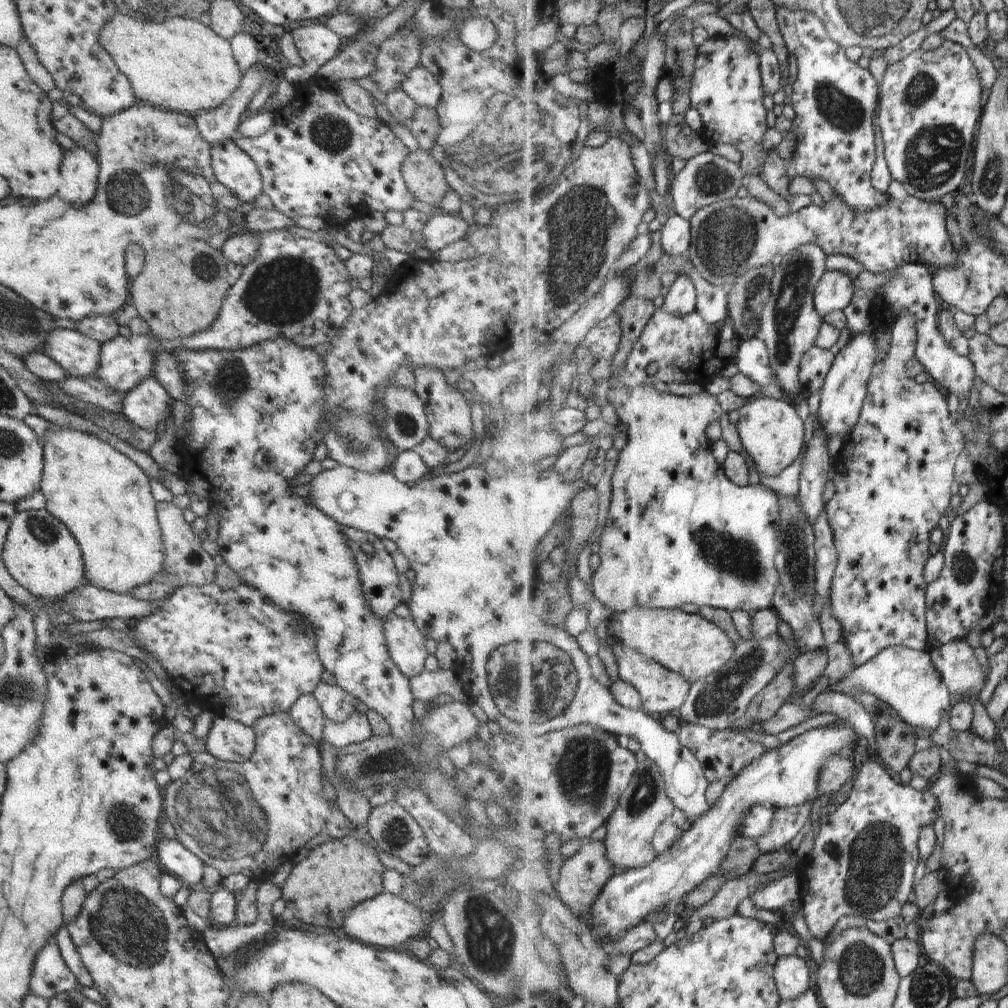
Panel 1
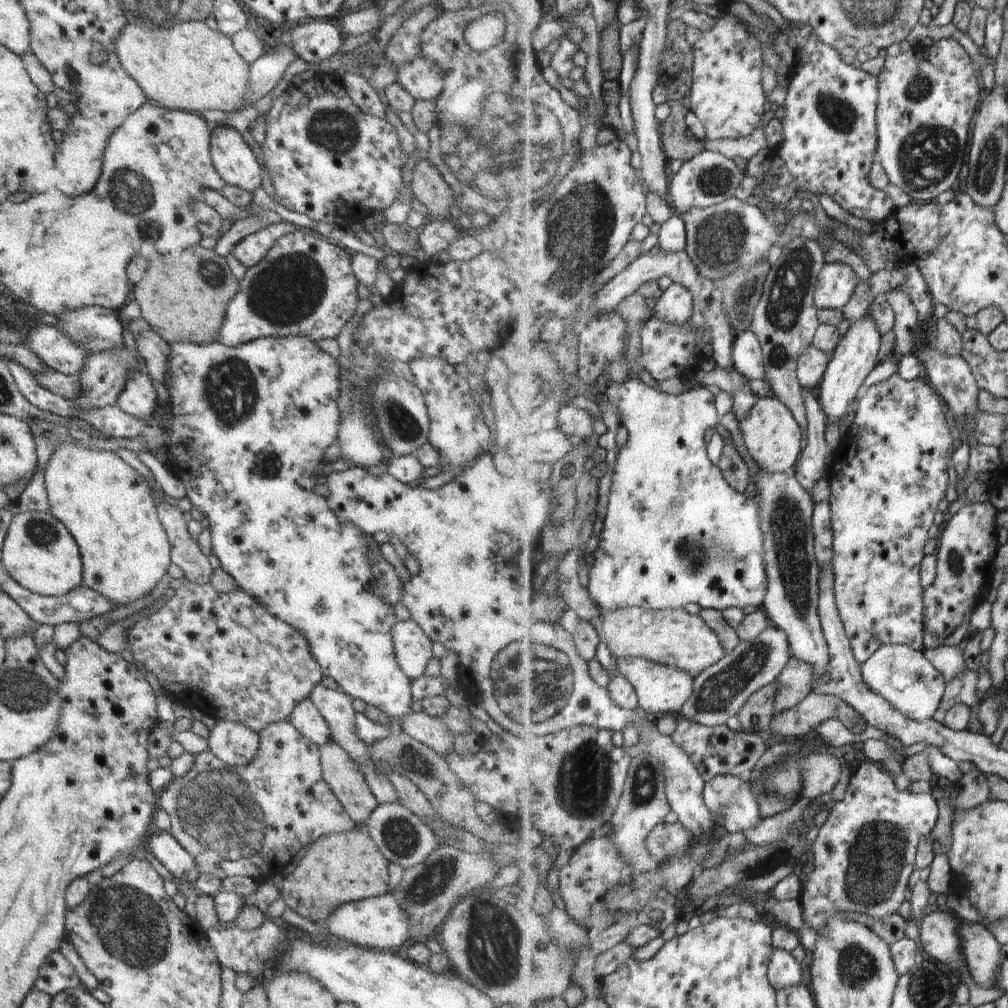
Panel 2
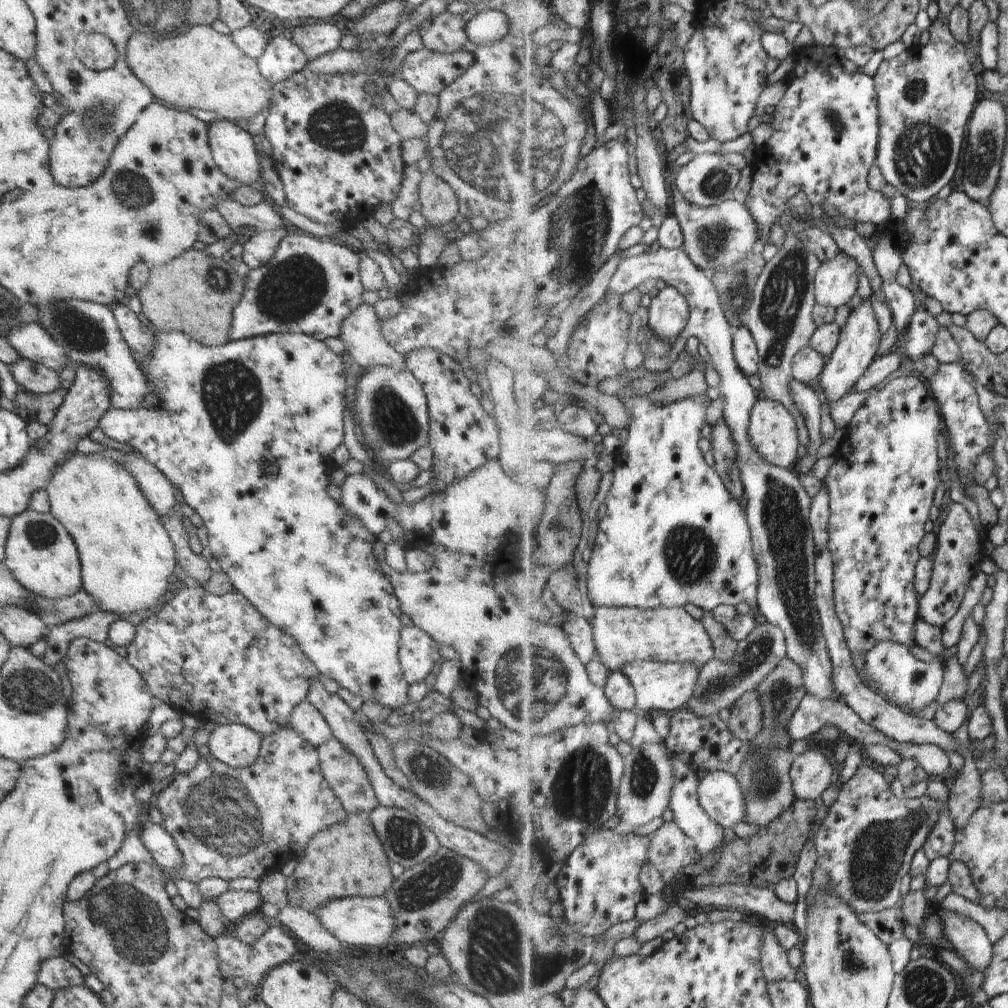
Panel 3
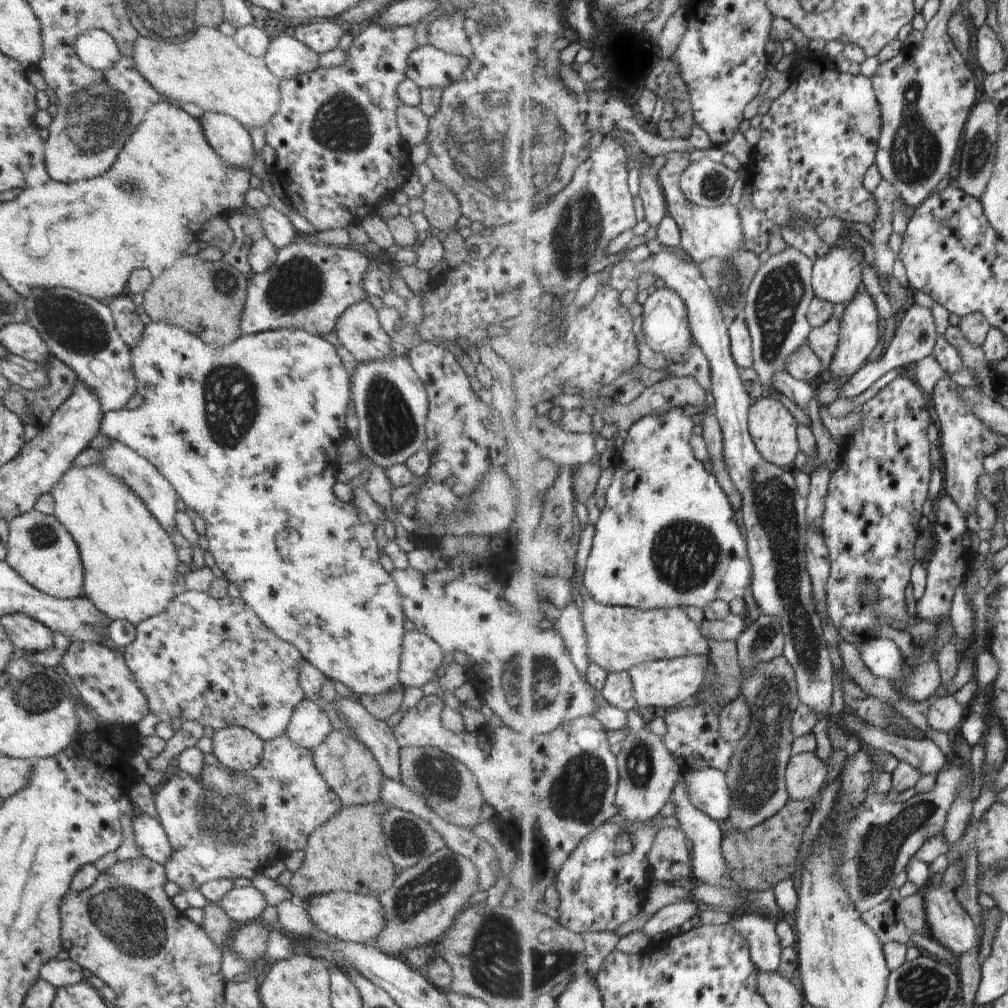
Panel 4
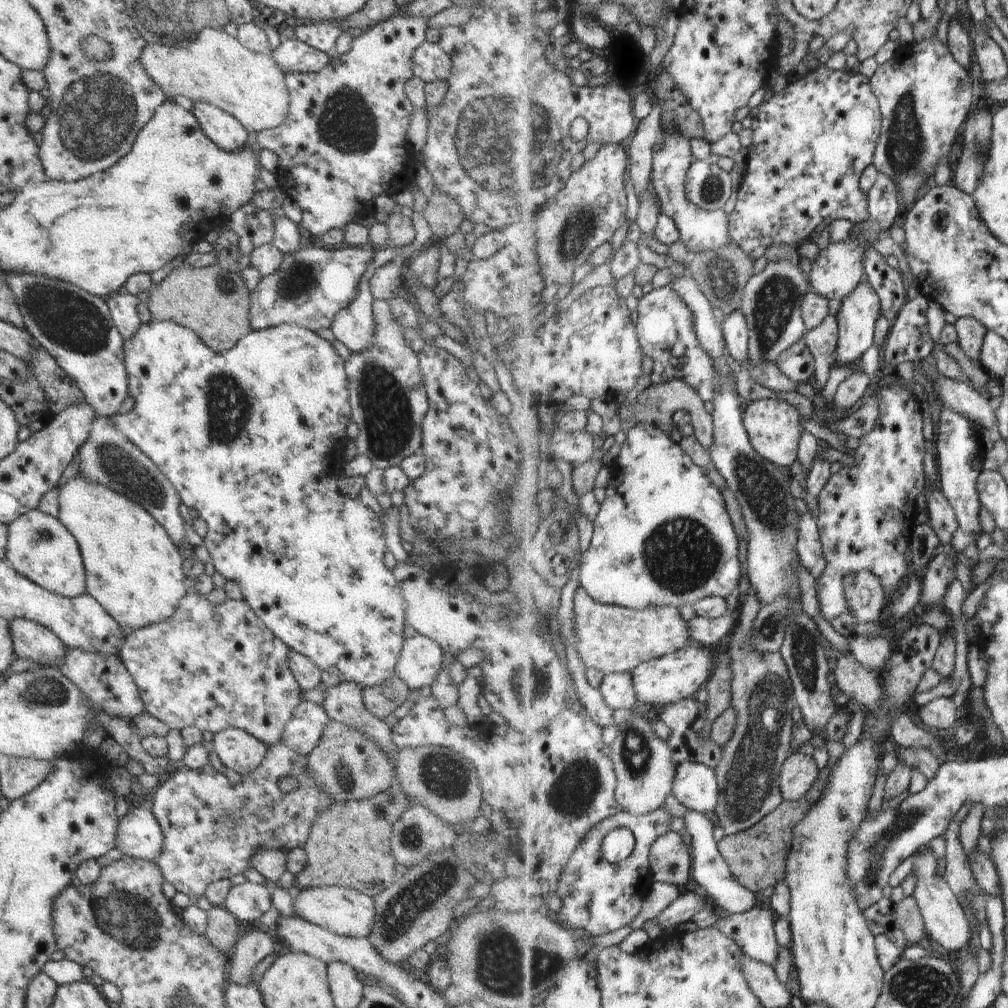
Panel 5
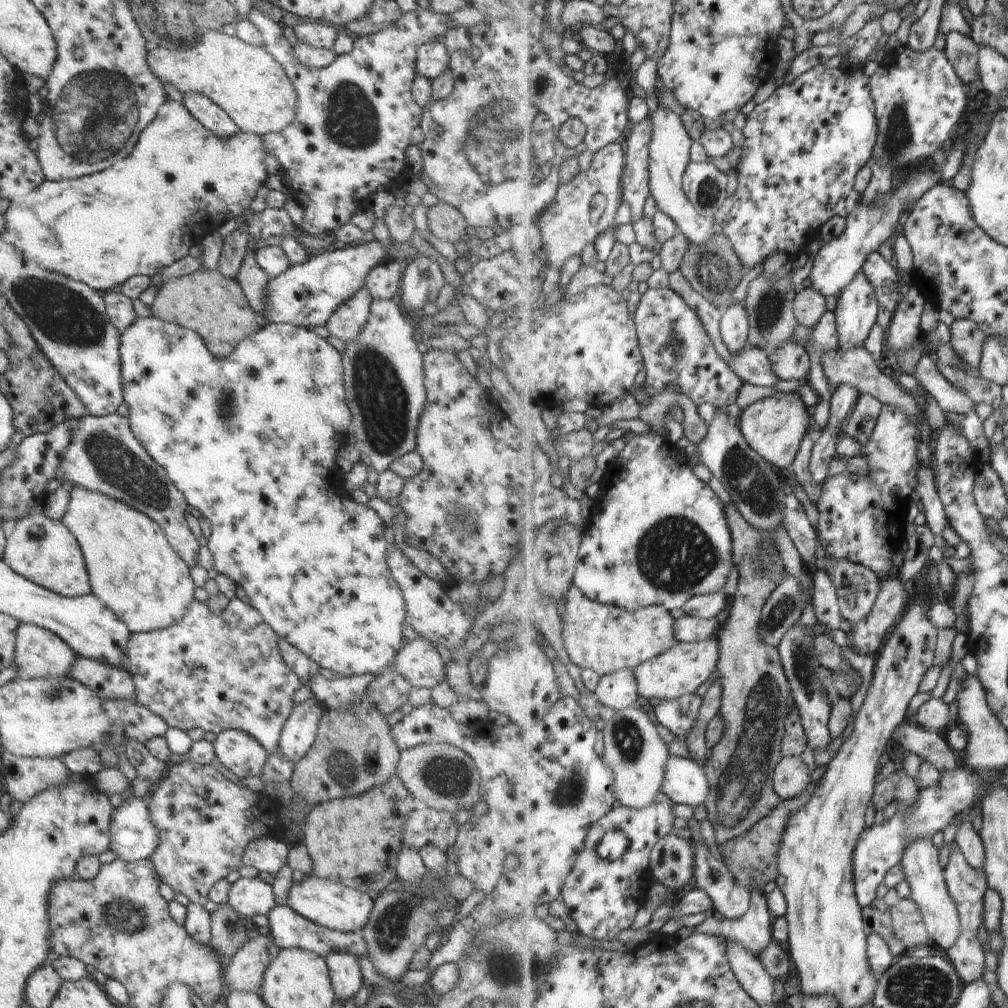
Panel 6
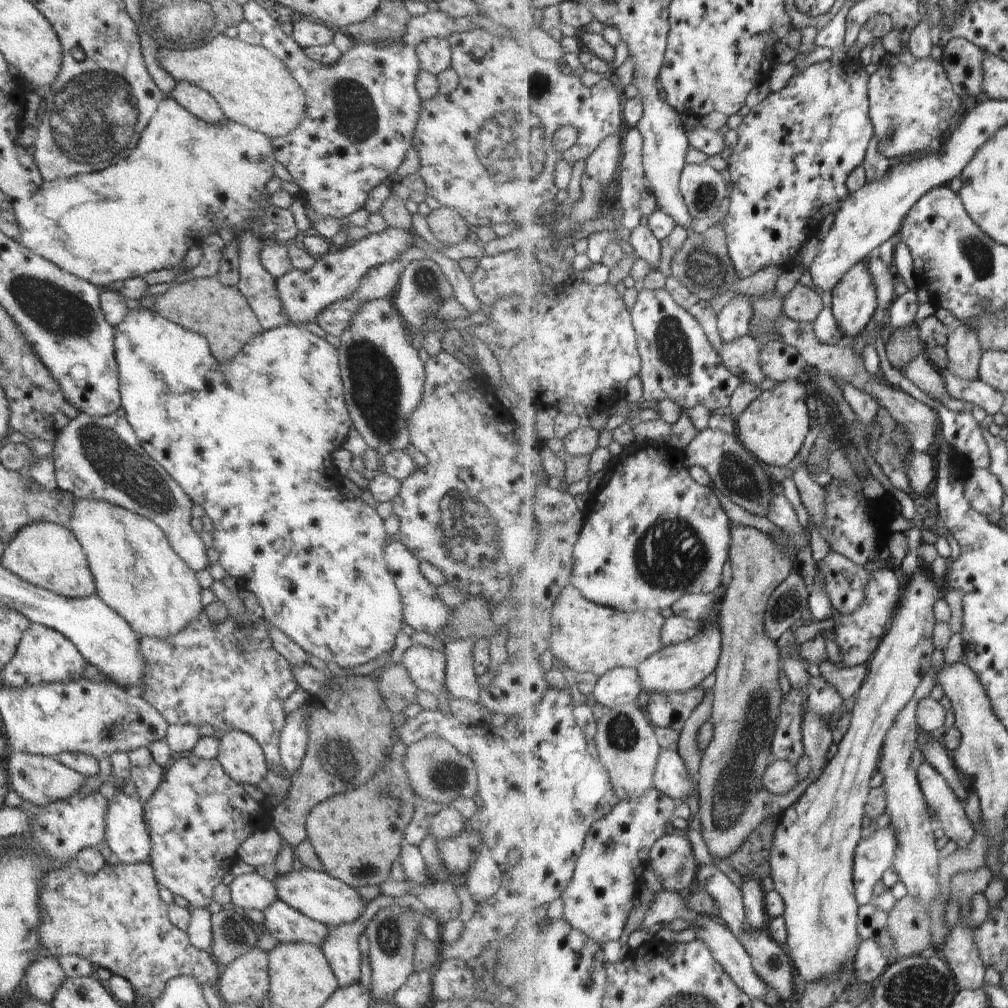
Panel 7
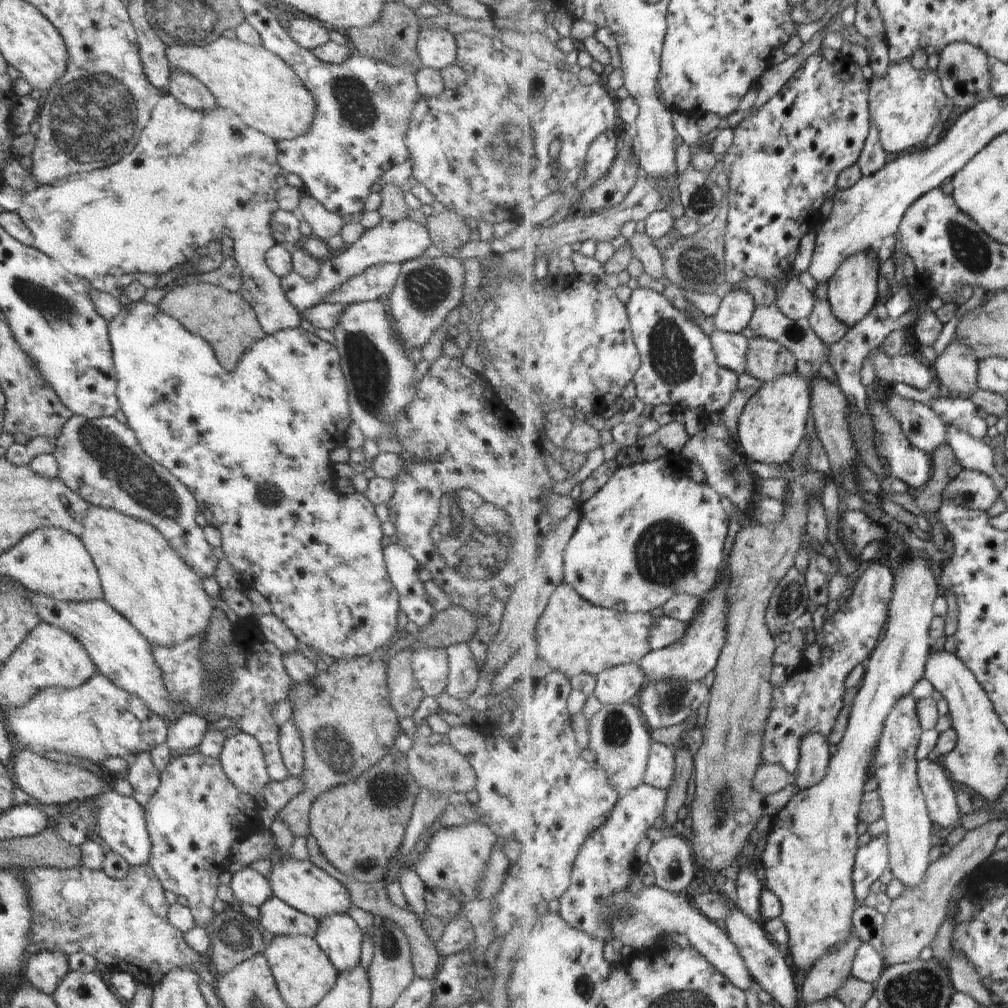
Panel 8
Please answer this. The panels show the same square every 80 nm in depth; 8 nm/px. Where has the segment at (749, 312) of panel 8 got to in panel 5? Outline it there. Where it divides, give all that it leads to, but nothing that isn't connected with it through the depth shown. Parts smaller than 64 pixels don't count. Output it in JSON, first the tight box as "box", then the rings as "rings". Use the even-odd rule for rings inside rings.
{"box":[723,309,751,364],"rings":[[[741,309],[736,310],[732,316],[726,317],[723,324],[729,354],[738,363],[746,364],[751,359],[751,330],[744,312]]]}

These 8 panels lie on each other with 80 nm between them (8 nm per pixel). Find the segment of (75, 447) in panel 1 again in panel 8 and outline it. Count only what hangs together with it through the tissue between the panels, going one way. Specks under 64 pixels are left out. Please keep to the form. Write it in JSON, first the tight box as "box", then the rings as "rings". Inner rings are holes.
{"box":[81,505,214,647],"rings":[[[96,505],[88,508],[82,522],[81,539],[96,565],[104,600],[124,616],[151,646],[171,647],[207,632],[214,607],[204,591],[202,579],[188,568],[161,532],[147,522]]]}

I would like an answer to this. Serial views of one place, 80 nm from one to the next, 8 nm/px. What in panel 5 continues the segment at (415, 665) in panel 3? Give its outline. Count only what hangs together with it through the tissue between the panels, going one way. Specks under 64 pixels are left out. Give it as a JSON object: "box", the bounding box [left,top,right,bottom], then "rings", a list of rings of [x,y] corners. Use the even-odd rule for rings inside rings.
{"box":[395,634,444,690],"rings":[[[418,634],[405,638],[395,666],[395,675],[412,690],[431,686],[442,669],[444,653],[440,645],[427,636]]]}

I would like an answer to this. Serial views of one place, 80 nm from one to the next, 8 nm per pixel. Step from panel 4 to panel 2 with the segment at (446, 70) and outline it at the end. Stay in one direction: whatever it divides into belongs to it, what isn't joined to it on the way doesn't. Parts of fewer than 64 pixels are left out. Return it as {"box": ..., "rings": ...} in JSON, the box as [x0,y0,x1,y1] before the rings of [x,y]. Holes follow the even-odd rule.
{"box":[396,55,444,102],"rings":[[[420,55],[398,70],[396,81],[415,102],[436,102],[444,89],[444,76],[432,62]]]}

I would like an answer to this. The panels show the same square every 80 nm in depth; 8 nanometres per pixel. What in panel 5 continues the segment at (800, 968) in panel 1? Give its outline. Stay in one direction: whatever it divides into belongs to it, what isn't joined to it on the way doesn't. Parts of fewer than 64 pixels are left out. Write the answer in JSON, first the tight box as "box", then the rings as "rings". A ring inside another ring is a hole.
{"box":[716,899,782,966],"rings":[[[761,899],[752,911],[724,914],[716,926],[741,944],[747,956],[775,966],[782,948],[778,941],[777,922],[772,907],[770,902]]]}

